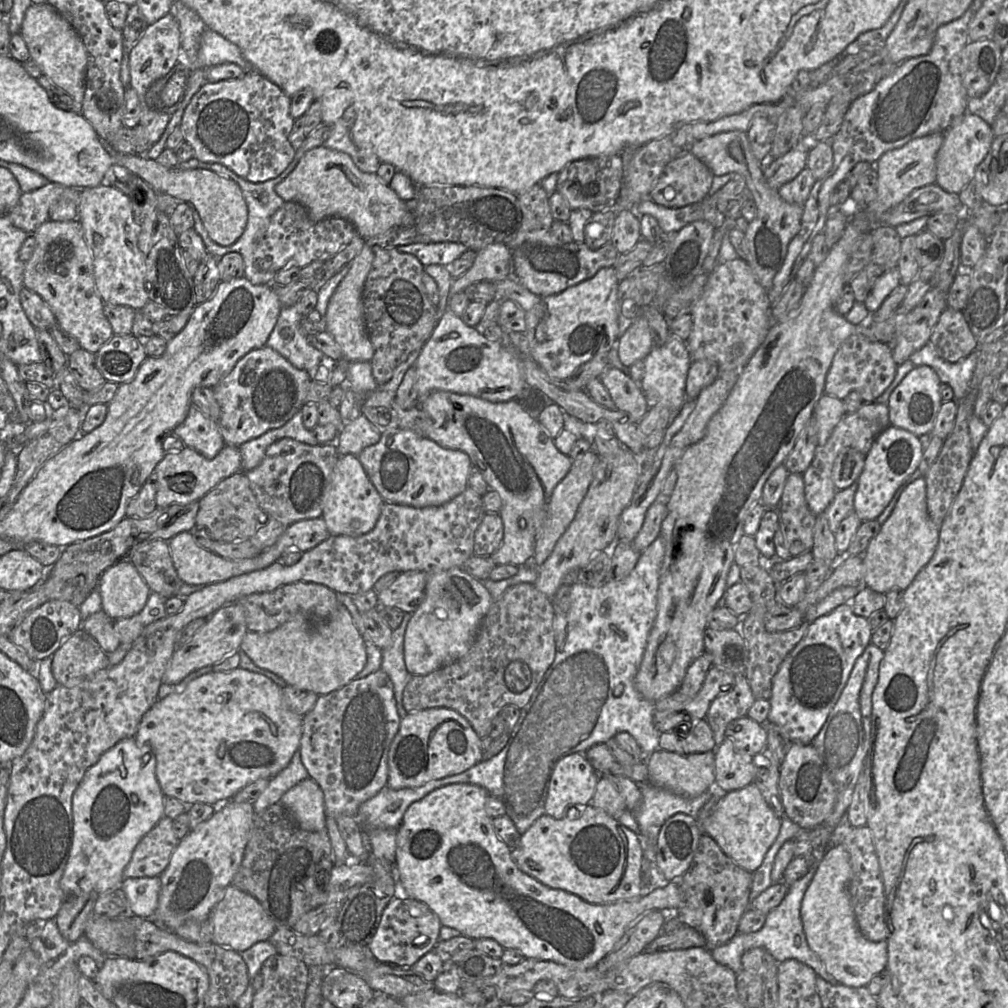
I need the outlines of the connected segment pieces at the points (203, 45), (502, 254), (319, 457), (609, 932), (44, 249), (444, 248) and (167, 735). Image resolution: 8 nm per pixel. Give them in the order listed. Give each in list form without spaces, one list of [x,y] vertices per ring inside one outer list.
[[[206,28],[201,36],[197,57],[198,68],[209,68],[223,63],[234,63],[245,72],[253,69],[235,44],[209,28]]]
[[[503,243],[490,244],[477,251],[472,267],[453,279],[448,302],[453,295],[476,282],[507,279],[511,272],[511,255],[512,250]]]
[[[285,437],[272,443],[266,449],[261,463],[244,473],[259,507],[268,518],[288,526],[300,520],[322,517],[332,470],[339,457],[337,447],[333,444],[312,446]]]
[[[451,784],[440,787],[427,794],[421,800],[412,803],[406,810],[401,823],[397,828],[397,847],[395,858],[395,872],[397,883],[401,884],[410,898],[426,904],[439,918],[443,926],[458,930],[462,935],[473,940],[491,938],[497,941],[504,949],[513,949],[524,956],[525,959],[554,961],[569,968],[586,970],[594,968],[614,948],[622,938],[628,927],[643,914],[660,910],[662,912],[677,911],[681,906],[681,887],[679,882],[668,882],[663,888],[657,888],[648,894],[637,898],[617,901],[610,904],[593,904],[584,901],[579,896],[562,889],[550,888],[532,876],[521,871],[511,857],[511,848],[502,842],[495,834],[492,818],[485,811],[485,802],[488,793],[480,786],[473,784]]]
[[[78,219],[44,222],[33,234],[35,250],[25,263],[23,284],[37,293],[53,312],[57,325],[76,339],[80,348],[96,353],[113,335],[98,292],[93,260]]]
[[[457,242],[411,243],[399,245],[396,249],[414,255],[424,266],[430,264],[449,265],[468,248]]]
[[[236,668],[227,672],[210,672],[191,681],[181,692],[172,693],[163,699],[157,700],[143,715],[134,740],[138,746],[149,746],[156,758],[155,774],[163,794],[174,797],[186,805],[205,803],[220,805],[230,800],[238,791],[251,782],[260,778],[272,778],[291,761],[295,751],[299,749],[302,737],[303,716],[292,712],[286,705],[282,688],[272,680],[261,674]]]

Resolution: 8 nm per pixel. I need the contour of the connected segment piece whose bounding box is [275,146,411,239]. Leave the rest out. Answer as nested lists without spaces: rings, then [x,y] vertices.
[[[324,146],[306,152],[295,169],[275,186],[275,191],[285,202],[295,201],[302,204],[314,222],[329,217],[340,217],[349,221],[363,239],[383,234],[396,226],[411,224],[411,212],[405,201],[388,184],[382,182],[377,173],[361,171],[348,154]]]

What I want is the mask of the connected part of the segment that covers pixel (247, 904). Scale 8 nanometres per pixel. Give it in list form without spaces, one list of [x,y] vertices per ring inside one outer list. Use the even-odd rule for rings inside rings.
[[[232,885],[226,889],[223,898],[212,909],[209,919],[213,926],[212,943],[238,953],[258,942],[269,940],[276,930],[257,899]]]

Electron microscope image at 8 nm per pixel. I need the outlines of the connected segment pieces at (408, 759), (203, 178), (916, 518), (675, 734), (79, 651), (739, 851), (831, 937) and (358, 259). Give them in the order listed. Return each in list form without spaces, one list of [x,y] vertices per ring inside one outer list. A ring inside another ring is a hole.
[[[428,708],[410,712],[401,718],[399,730],[390,744],[386,786],[392,789],[419,787],[432,780],[460,774],[481,760],[481,739],[458,712],[449,708]]]
[[[109,151],[111,162],[127,168],[139,176],[157,193],[168,194],[178,202],[186,202],[195,208],[210,236],[217,244],[229,246],[242,235],[248,220],[248,208],[239,185],[223,176],[206,169],[181,169],[165,167],[146,155],[129,155]]]
[[[921,476],[904,489],[892,513],[862,555],[864,585],[884,595],[891,590],[906,590],[933,557],[939,541],[939,528],[940,525],[936,525],[928,514],[926,481]]]
[[[702,719],[684,729],[661,733],[659,747],[678,754],[693,754],[715,751],[717,746],[708,722]]]
[[[79,629],[52,655],[51,672],[57,685],[71,688],[109,666],[108,654],[87,632]]]
[[[752,783],[739,790],[721,793],[711,814],[699,825],[702,832],[713,838],[732,861],[753,873],[760,867],[776,840],[781,818],[775,815],[759,789]]]
[[[843,844],[826,850],[804,895],[801,920],[809,947],[823,962],[839,984],[867,986],[870,980],[888,966],[888,942],[870,941],[858,927],[849,894],[851,865]]]
[[[365,244],[361,252],[350,262],[350,269],[332,294],[324,323],[342,350],[342,358],[350,362],[371,362],[374,348],[369,339],[363,317],[363,290],[366,278],[371,270],[375,254],[372,247]]]

